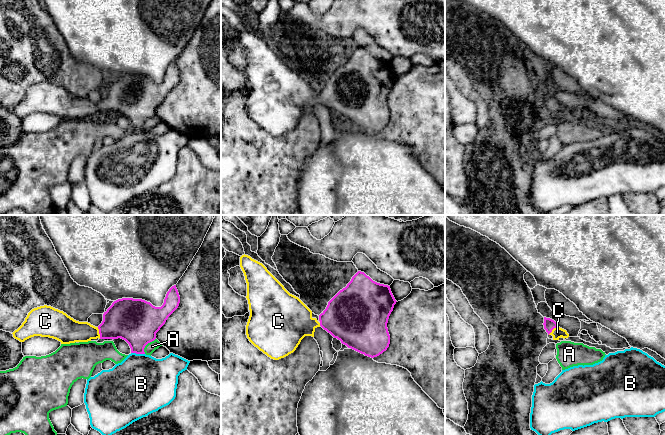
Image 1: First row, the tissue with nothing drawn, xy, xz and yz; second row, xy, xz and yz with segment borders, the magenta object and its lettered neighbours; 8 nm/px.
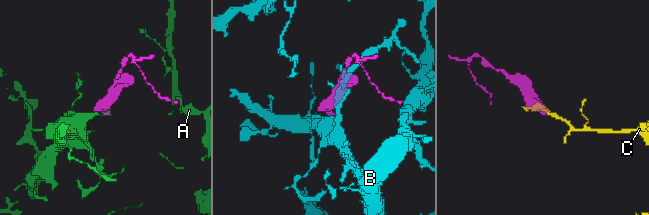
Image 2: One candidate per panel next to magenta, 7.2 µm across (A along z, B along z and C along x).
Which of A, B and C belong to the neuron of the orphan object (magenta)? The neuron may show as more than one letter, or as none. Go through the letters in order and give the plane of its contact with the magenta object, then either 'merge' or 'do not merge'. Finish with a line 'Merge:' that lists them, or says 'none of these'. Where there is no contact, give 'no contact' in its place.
A: xy | do not merge
B: xy | do not merge
C: xy | merge
Merge: C

